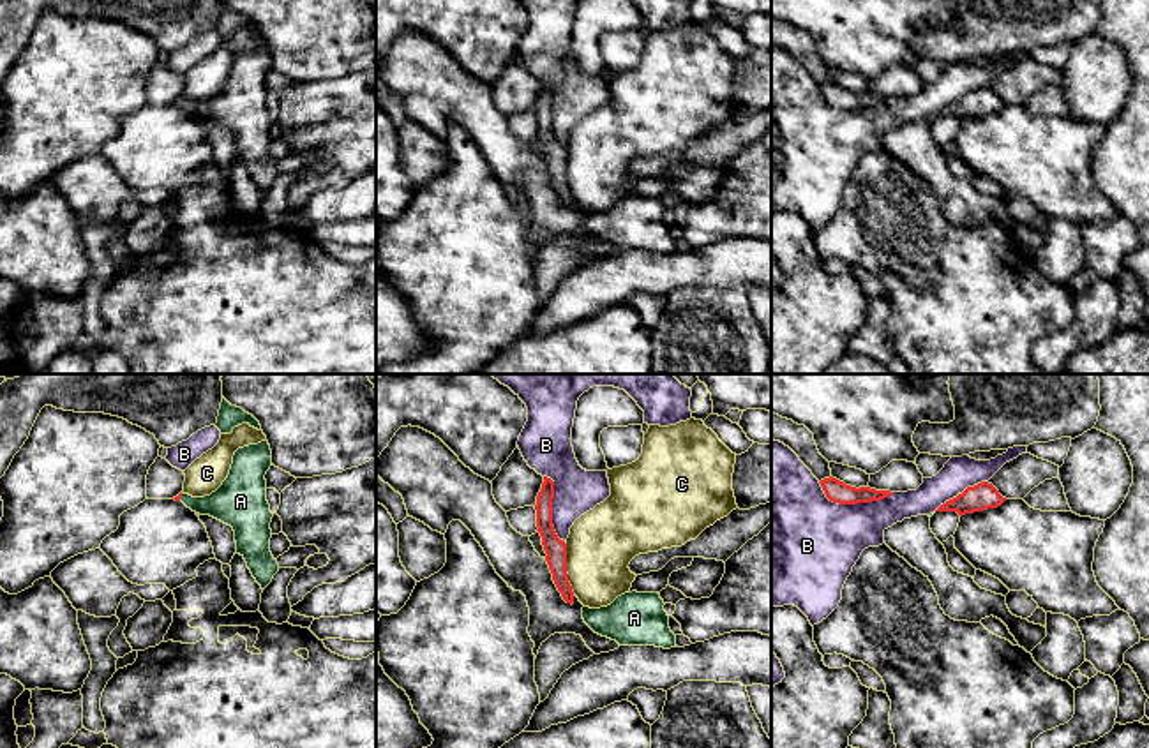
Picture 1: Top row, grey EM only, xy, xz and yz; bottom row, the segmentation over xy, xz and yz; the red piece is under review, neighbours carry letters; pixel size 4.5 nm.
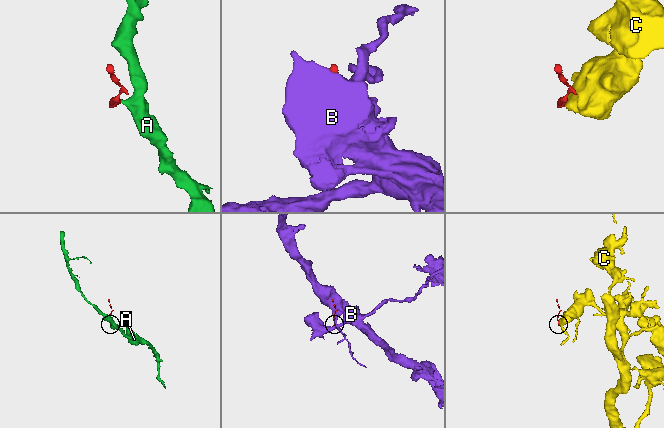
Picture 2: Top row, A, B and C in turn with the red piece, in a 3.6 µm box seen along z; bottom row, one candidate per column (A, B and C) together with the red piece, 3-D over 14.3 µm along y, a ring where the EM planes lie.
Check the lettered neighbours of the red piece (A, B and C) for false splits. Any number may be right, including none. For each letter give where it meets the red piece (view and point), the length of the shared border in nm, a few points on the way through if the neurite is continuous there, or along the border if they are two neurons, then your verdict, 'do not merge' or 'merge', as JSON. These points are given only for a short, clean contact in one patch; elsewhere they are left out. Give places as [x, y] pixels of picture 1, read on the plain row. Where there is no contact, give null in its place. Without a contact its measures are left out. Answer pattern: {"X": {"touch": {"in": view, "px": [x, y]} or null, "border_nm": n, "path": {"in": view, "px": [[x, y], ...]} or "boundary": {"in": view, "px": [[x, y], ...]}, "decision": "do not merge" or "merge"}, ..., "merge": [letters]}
{"A": {"touch": {"in": "xy", "px": [180, 99]}, "border_nm": 40, "path": {"in": "xy", "px": [[177, 103], [180, 99], [193, 108], [233, 108]]}, "decision": "merge"}, "B": {"touch": {"in": "yz", "px": [853, 108]}, "border_nm": 360, "decision": "do not merge"}, "C": {"touch": {"in": "xz", "px": [565, 173]}, "border_nm": 240, "boundary": {"in": "xz", "px": [[563, 147], [567, 186], [574, 198]]}, "decision": "do not merge"}, "merge": ["A"]}

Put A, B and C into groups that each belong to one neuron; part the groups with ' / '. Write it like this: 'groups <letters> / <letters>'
groups A / B / C

